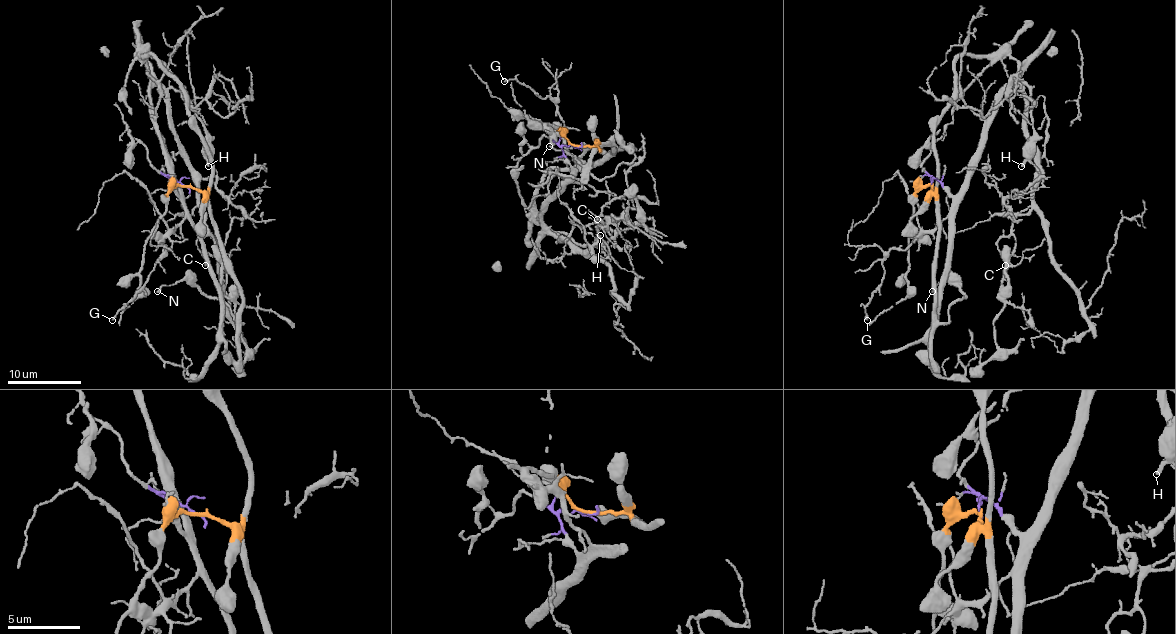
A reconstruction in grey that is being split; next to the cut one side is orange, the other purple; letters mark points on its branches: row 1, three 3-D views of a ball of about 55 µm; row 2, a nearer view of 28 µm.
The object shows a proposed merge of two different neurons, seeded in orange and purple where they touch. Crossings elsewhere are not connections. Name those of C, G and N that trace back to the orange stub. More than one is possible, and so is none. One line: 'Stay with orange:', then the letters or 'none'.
Stay with orange: N

